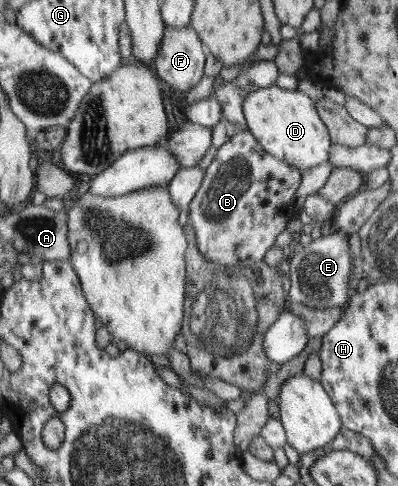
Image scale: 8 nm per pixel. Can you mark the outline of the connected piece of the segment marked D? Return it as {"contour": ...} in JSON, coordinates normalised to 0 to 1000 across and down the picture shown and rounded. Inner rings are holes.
{"contour":[[[688,171],[623,191],[608,214],[608,228],[623,267],[688,323],[764,350],[827,331],[832,282],[799,237],[789,208],[771,193],[746,183],[704,181]]]}

